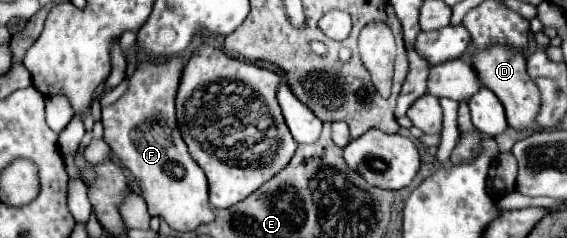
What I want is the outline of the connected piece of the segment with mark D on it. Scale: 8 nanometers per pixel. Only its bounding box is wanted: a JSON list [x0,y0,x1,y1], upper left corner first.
[470,47,542,131]

